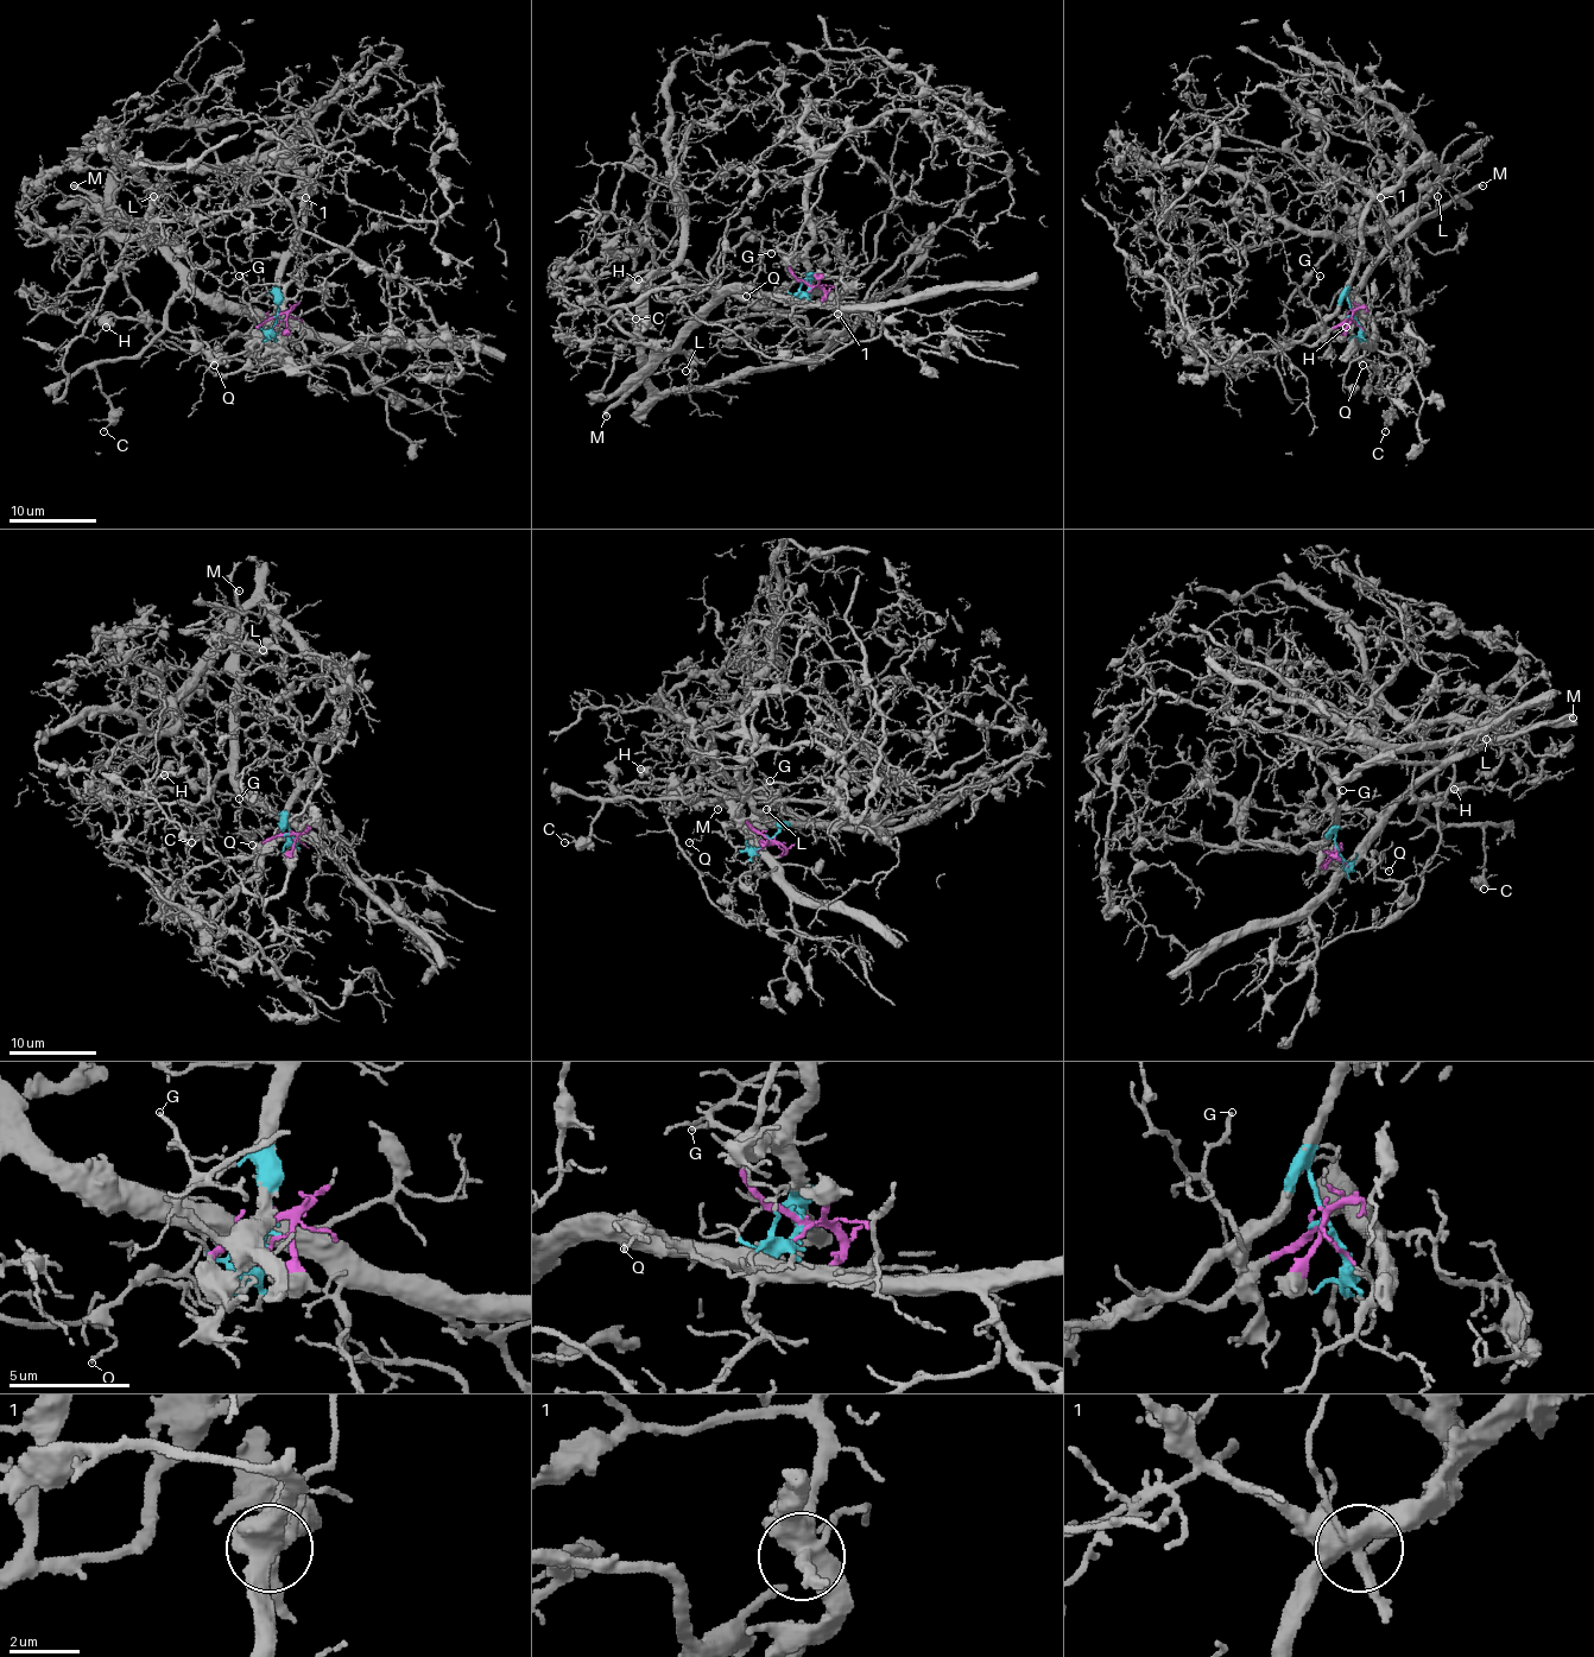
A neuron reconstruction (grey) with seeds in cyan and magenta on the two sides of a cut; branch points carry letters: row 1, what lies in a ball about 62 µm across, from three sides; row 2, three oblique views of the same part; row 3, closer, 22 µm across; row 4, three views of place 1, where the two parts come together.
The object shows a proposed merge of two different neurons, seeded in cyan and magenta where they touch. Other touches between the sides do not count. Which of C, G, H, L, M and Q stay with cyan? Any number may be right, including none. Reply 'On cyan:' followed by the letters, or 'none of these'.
On cyan: G, L

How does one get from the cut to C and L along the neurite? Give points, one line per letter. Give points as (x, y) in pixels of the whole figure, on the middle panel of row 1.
C: (808, 288), (823, 298), (782, 303), (675, 285), (640, 293), (626, 307), (636, 317)
L: (808, 288), (808, 280), (834, 296), (843, 329), (823, 348), (703, 386), (659, 390), (646, 377), (685, 371)

